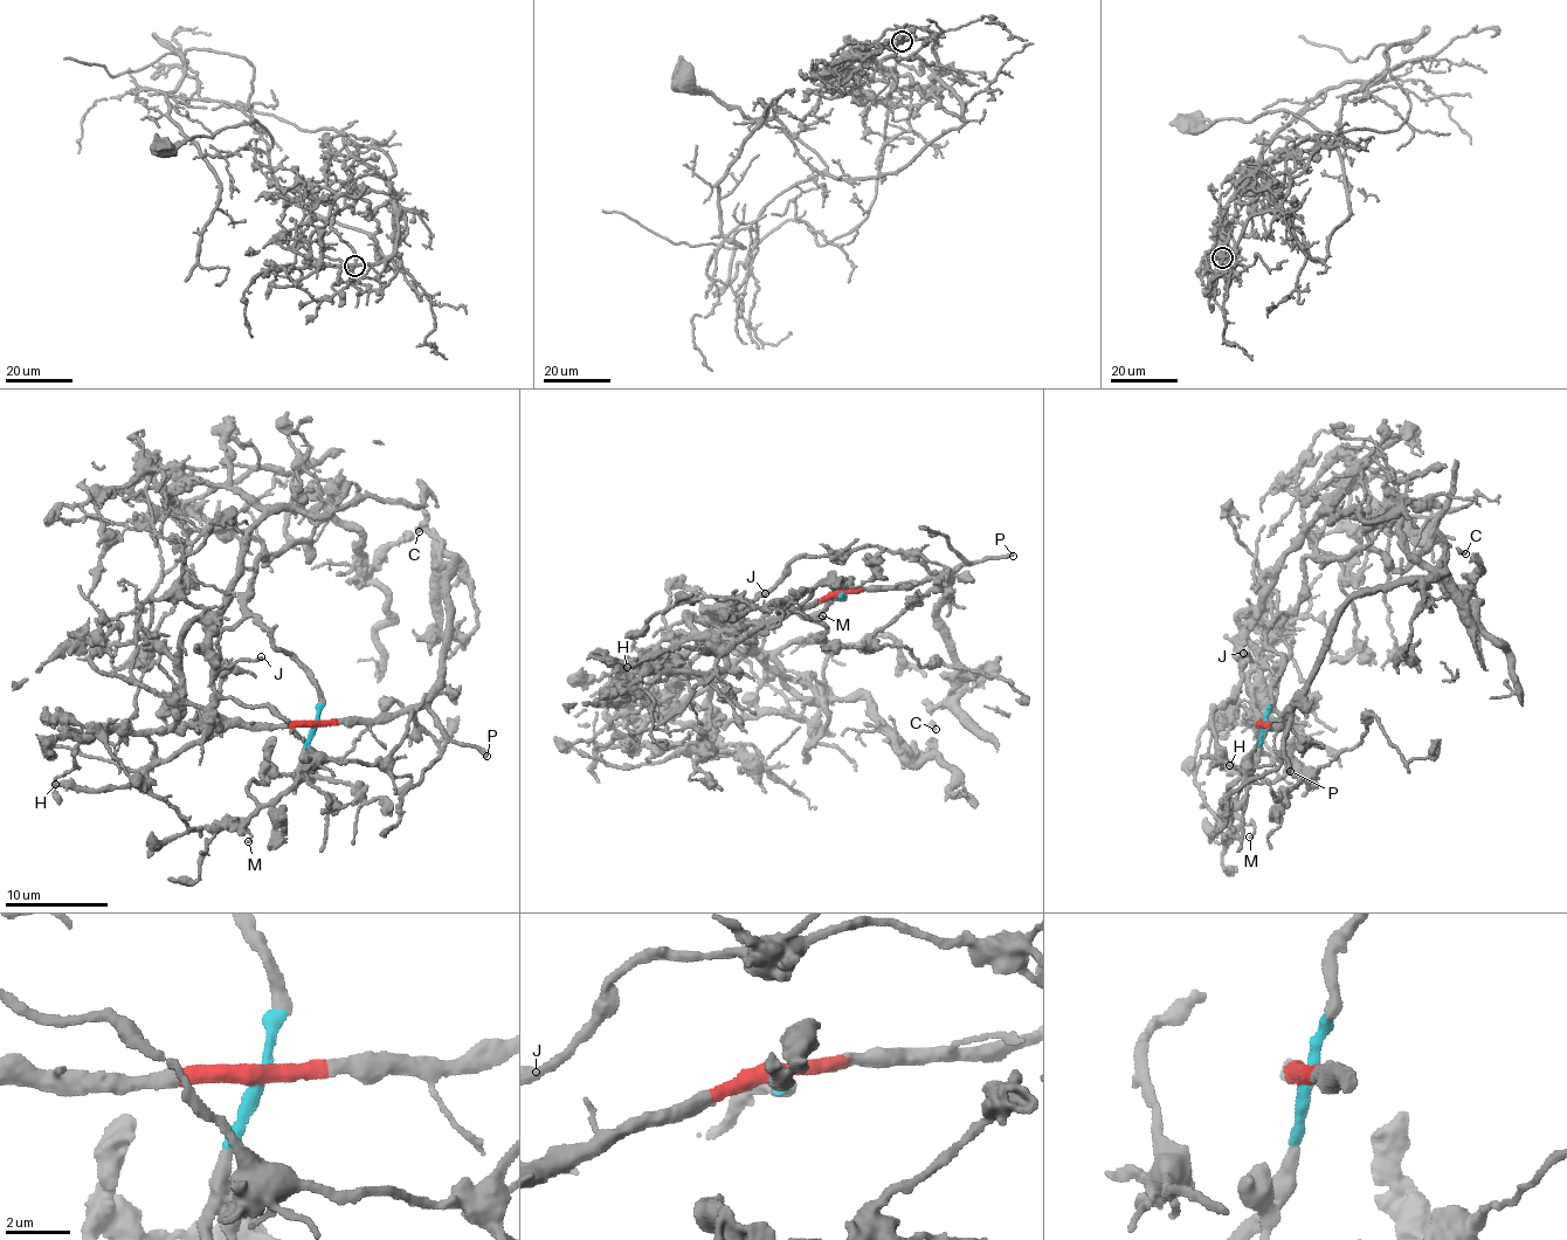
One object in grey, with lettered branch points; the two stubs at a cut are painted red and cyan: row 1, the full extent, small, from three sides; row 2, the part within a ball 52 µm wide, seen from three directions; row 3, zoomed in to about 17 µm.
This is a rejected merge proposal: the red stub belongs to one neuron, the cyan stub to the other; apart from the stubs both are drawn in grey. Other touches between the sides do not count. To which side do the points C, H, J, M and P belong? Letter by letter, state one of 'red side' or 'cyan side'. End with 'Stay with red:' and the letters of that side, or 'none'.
C: red side
H: red side
J: red side
M: cyan side
P: red side
Stay with red: C, H, J, P

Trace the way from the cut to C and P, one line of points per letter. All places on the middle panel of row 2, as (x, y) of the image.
C: (842, 596), (913, 587), (943, 577), (944, 598), (933, 608), (961, 677), (960, 689), (931, 711), (937, 730)
P: (842, 596), (863, 588), (913, 587), (974, 562), (1014, 555)

